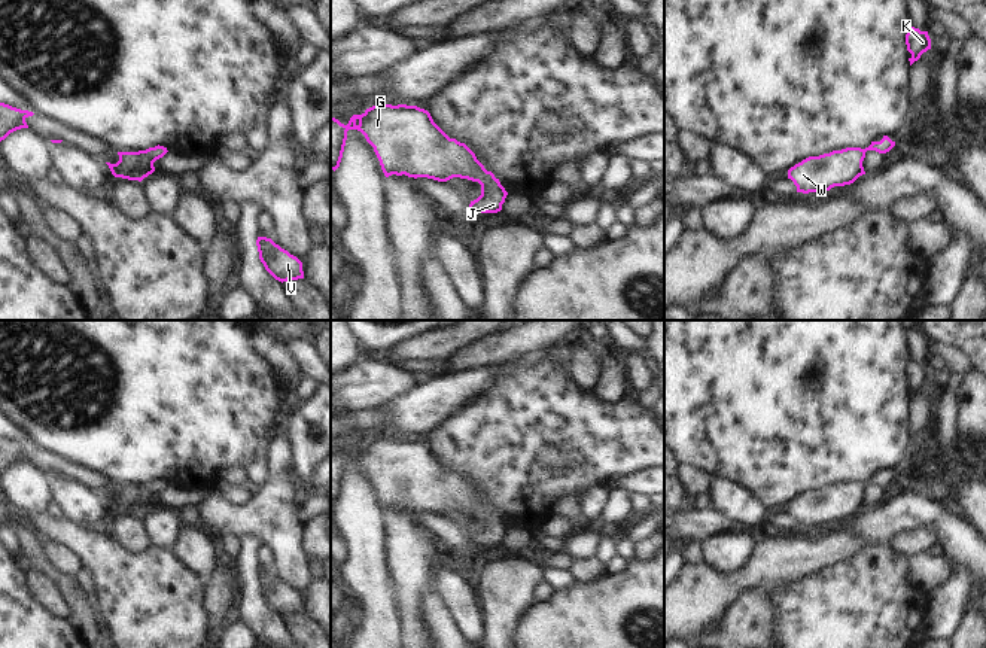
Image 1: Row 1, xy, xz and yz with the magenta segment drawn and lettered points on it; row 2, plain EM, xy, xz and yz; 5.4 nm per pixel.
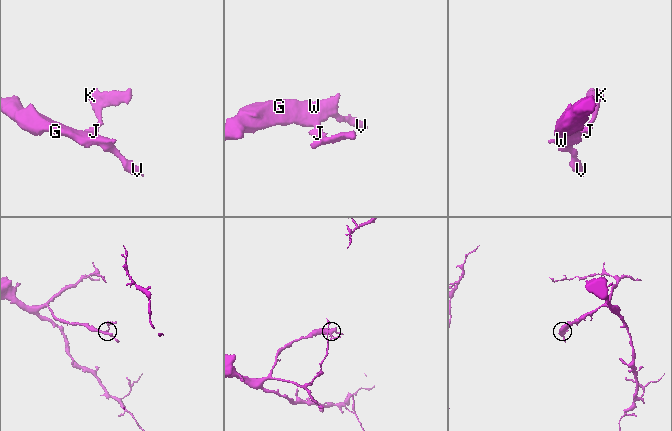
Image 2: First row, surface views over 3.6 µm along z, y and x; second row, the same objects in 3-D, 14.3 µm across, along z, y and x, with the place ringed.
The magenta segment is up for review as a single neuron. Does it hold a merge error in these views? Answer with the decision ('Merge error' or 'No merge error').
No merge error.

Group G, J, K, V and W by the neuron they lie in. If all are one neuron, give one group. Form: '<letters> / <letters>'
G J K V W

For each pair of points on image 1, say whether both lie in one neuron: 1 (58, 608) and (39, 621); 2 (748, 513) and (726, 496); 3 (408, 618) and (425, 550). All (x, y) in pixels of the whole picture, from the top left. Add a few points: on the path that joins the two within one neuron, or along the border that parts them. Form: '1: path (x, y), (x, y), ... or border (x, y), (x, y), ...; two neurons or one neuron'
1: border (30, 584), (30, 590), (51, 611), (66, 618); two neurons
2: path (742, 507), (732, 499); one neuron
3: path (411, 602), (414, 566); one neuron

